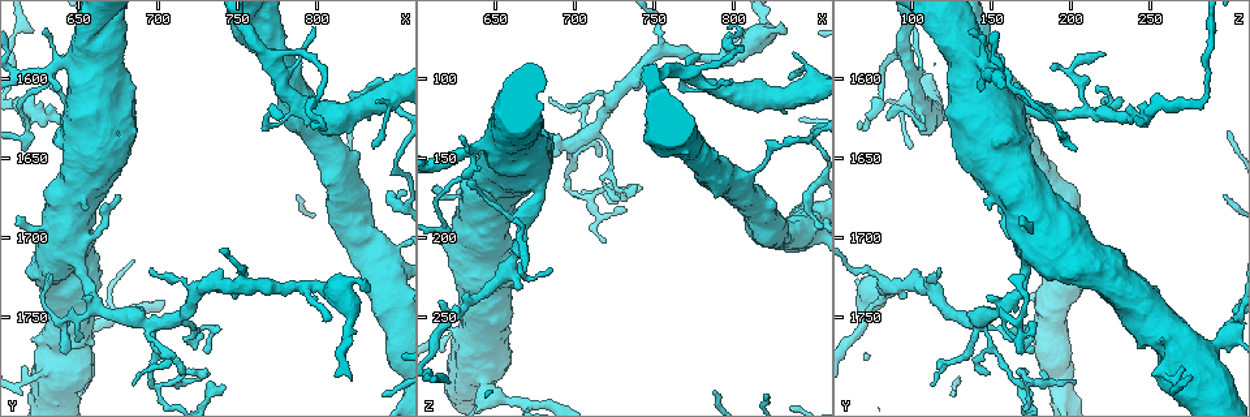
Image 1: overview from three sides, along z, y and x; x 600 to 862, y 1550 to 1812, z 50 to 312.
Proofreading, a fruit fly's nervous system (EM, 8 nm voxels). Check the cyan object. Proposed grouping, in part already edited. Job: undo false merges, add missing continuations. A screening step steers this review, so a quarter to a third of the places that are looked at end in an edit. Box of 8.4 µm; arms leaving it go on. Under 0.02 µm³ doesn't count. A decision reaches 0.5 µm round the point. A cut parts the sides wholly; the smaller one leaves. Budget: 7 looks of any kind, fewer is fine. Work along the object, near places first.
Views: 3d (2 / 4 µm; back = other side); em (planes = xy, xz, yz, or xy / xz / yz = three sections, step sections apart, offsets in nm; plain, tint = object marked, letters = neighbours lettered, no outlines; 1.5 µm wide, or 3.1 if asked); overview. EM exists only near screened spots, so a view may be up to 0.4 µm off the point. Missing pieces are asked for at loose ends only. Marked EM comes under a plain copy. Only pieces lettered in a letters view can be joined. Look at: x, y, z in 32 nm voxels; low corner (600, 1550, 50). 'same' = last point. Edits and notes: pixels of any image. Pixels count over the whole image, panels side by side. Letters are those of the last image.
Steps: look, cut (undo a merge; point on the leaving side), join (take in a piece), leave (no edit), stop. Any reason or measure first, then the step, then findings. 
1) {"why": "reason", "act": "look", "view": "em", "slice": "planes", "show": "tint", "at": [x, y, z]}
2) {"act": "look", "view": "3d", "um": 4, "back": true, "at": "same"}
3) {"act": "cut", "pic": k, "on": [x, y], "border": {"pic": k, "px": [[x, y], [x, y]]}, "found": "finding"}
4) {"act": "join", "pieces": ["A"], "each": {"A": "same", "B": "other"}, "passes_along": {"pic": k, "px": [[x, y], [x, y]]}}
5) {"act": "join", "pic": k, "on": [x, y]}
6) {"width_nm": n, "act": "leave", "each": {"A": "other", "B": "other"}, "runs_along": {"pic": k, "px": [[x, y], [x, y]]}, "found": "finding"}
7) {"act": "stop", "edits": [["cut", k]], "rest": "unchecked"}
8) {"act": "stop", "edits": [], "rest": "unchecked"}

{"why": "looks like a crossing", "act": "look", "view": "em", "slice": "planes", "show": "tint", "at": [692, 1752, 142]}

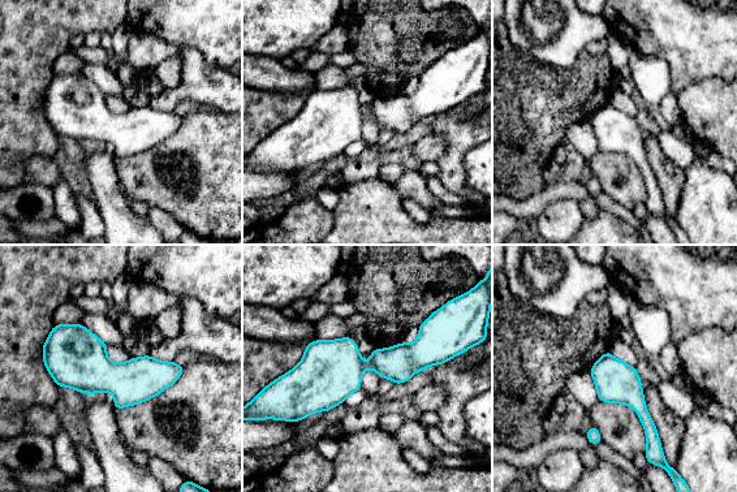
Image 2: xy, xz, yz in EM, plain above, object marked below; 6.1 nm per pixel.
{"why": "what lies round it", "act": "look", "view": "em", "slice": "planes", "show": "letters", "at": "same"}

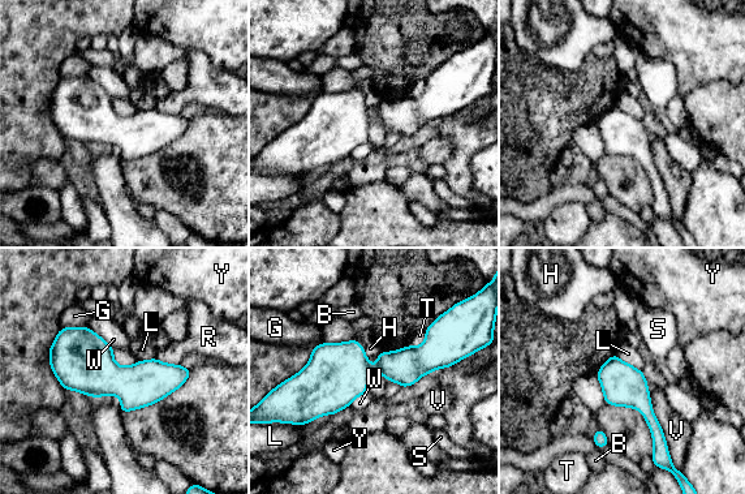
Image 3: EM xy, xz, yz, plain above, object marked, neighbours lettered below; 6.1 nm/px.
{"width_nm": 190, "act": "leave", "each": {"B": "other", "G": "other", "H": "other", "L": "other", "R": "other", "S": "other", "T": "other", "V": "other", "W": "other", "Y": "other"}, "runs_along": {"pic": 3, "px": [[448, 360], [295, 386]]}, "found": "one cell here"}

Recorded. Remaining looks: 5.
{"why": "closes a loop", "act": "look", "view": "3d", "um": 4, "at": [622, 1724, 196]}

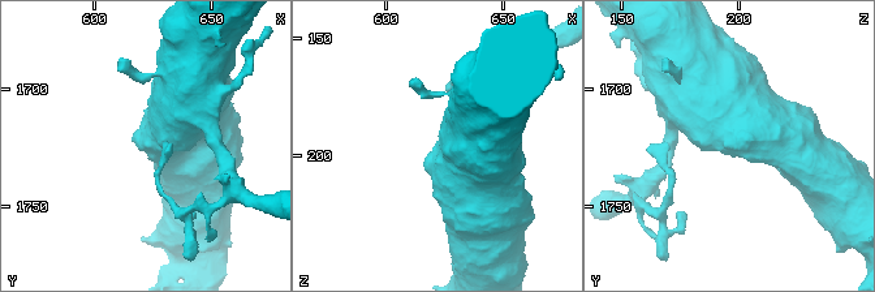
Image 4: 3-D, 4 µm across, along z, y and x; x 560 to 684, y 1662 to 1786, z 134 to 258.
{"why": "need the tissue", "act": "look", "view": "em", "slice": "xz", "step": 4, "show": "tint", "at": [622, 1723, 195]}

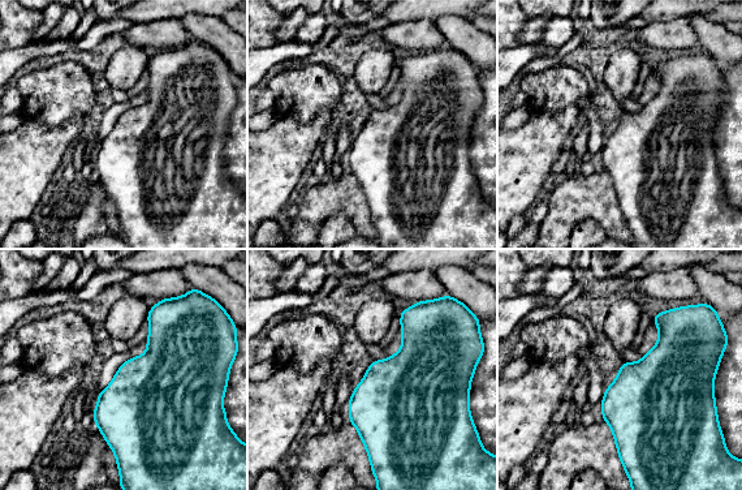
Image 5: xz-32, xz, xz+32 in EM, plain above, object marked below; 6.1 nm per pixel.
{"act": "look", "view": "em", "slice": "xz", "step": 4, "show": "letters", "at": "same"}

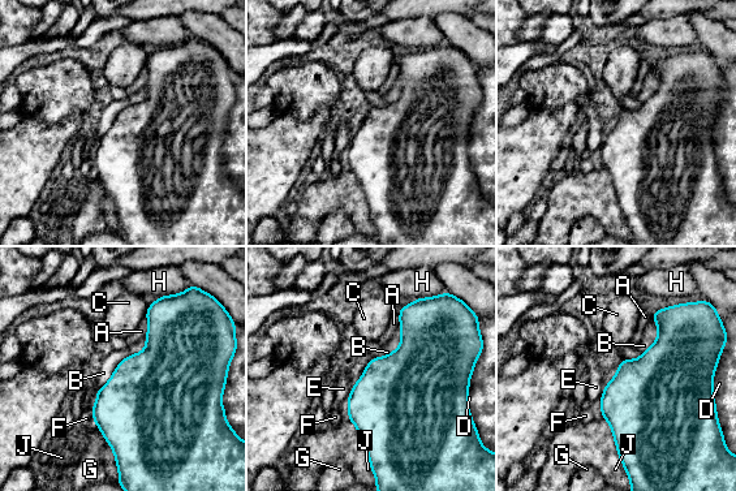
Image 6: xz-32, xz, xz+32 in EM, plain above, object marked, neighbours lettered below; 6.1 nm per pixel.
{"width_nm": 320, "act": "leave", "each": {"A": "other", "B": "other", "C": "other", "D": "other", "E": "other", "F": "other", "G": "other", "H": "other", "J": "other"}, "border": {"pic": 6, "px": [[146, 337], [99, 388]]}, "found": "continuous, no second cell"}

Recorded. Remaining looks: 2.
{"act": "stop", "edits": [], "rest": "unchecked"}

